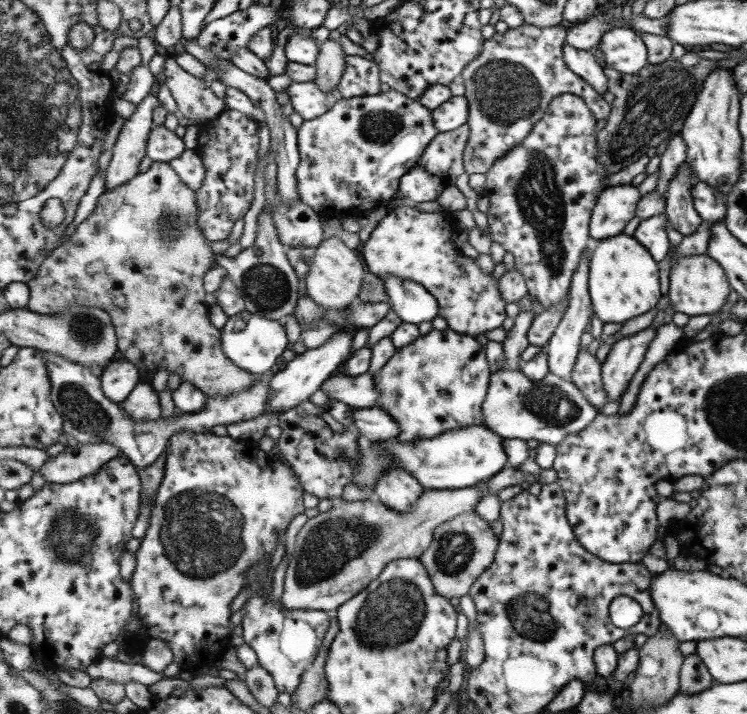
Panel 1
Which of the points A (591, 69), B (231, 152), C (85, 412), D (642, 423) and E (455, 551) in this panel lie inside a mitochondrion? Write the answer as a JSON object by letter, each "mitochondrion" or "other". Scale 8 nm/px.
{"A":"other","B":"other","C":"mitochondrion","D":"other","E":"mitochondrion"}

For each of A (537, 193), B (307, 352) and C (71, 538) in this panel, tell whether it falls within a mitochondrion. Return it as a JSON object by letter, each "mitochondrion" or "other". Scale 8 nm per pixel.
{"A":"mitochondrion","B":"other","C":"mitochondrion"}

